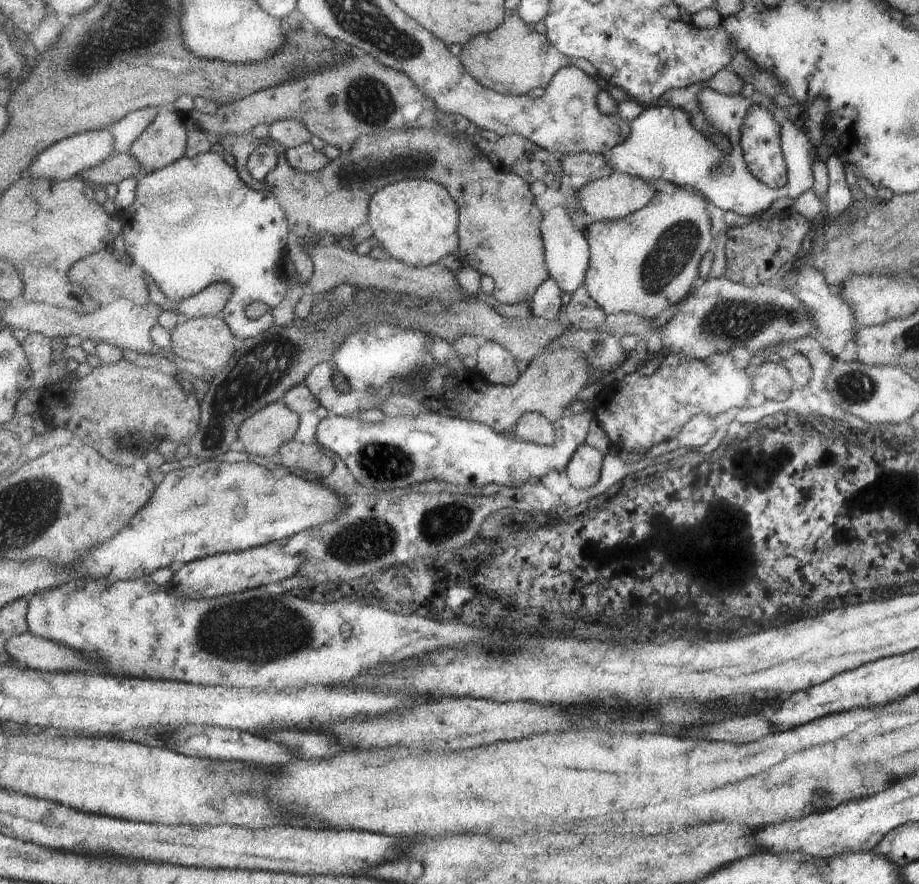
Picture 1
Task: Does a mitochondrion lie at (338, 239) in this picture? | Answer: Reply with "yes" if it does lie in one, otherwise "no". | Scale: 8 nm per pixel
no

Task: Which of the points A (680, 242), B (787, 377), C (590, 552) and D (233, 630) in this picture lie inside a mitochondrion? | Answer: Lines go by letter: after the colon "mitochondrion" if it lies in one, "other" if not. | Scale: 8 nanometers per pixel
A: mitochondrion
B: other
C: other
D: mitochondrion

